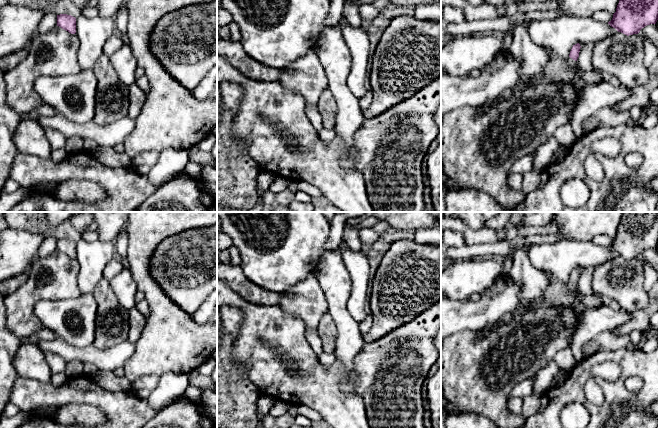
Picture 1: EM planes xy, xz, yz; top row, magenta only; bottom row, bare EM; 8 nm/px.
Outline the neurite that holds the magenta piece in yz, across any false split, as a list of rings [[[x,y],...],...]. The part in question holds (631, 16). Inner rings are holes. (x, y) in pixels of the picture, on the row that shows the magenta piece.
[[[619,0],[608,24],[629,36],[638,34],[647,25],[656,24],[657,20],[658,0]]]

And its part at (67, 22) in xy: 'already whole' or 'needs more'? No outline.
already whole

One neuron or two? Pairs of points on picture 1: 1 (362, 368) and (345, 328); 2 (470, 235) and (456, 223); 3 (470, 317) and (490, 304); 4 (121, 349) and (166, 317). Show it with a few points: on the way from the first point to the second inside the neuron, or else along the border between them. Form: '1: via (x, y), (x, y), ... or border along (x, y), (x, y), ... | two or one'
1: border along (364, 342), (360, 352), (354, 358), (354, 378) | two
2: via (467, 232), (459, 226) | one
3: via (475, 315), (485, 309) | one
4: border along (135, 344), (133, 353), (124, 365) | two

